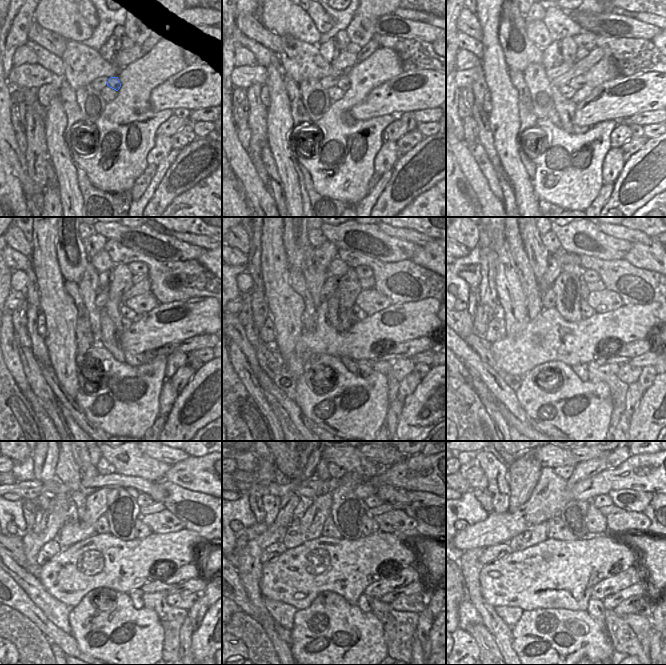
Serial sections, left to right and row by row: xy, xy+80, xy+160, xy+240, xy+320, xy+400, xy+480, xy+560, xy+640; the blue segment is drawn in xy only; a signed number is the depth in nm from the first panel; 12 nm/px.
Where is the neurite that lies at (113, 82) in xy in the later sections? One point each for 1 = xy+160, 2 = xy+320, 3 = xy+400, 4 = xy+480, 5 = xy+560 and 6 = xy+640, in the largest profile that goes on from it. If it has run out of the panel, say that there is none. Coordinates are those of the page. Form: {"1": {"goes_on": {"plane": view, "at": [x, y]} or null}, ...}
{"1": {"goes_on": {"plane": "xy+160", "at": [576, 83]}}, "2": {"goes_on": {"plane": "xy+320", "at": [371, 301]}}, "3": {"goes_on": {"plane": "xy+400", "at": [603, 301]}}, "4": {"goes_on": {"plane": "xy+480", "at": [163, 522]}}, "5": {"goes_on": {"plane": "xy+560", "at": [396, 521]}}, "6": {"goes_on": {"plane": "xy+640", "at": [627, 521]}}}

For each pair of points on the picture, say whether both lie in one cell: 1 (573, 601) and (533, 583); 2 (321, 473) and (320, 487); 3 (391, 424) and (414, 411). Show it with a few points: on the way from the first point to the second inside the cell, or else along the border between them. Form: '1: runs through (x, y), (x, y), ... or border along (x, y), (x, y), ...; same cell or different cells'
1: runs through (561, 595), (535, 594); same cell
2: border along (330, 476), (327, 479), (315, 478); different cells
3: border along (403, 402), (396, 430); different cells

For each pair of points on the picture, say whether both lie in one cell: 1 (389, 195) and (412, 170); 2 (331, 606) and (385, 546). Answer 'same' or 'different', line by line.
1: same
2: different

